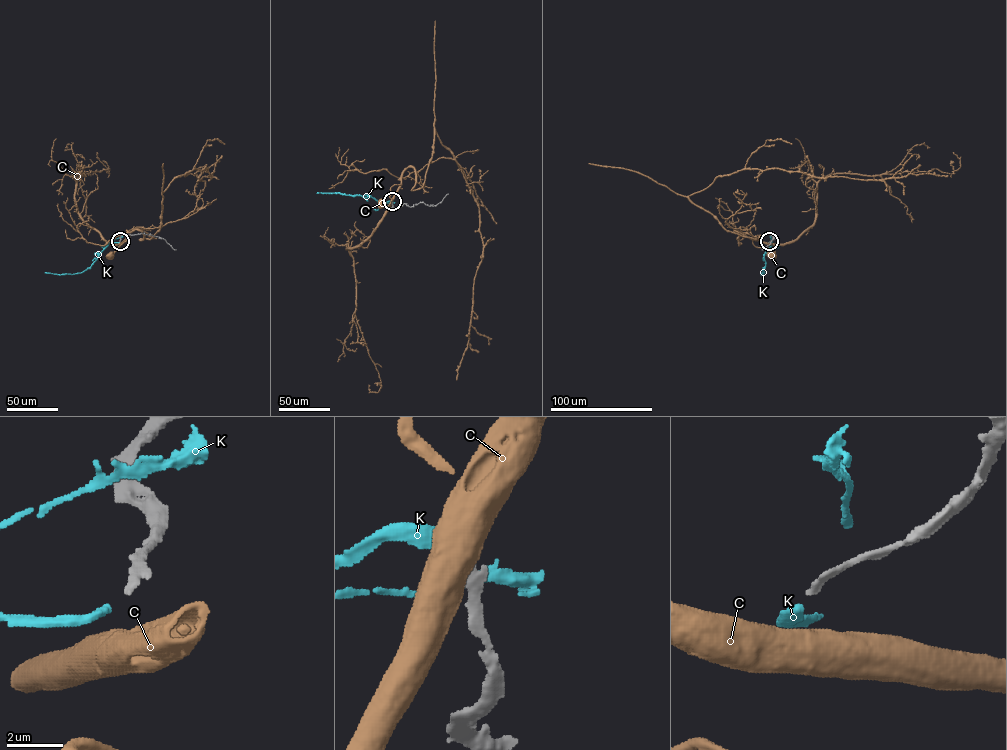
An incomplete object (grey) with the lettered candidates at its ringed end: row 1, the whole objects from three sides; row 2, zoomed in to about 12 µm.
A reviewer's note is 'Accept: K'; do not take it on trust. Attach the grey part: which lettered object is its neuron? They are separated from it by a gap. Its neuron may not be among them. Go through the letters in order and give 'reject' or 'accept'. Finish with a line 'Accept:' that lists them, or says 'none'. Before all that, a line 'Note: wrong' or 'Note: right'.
Note: right
C: reject
K: accept
Accept: K

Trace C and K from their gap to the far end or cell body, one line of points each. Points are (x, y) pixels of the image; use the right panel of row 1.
C: (769, 243), (752, 237), (756, 247), (772, 249), (774, 252), (770, 255)
K: (769, 242), (771, 245), (764, 254), (765, 265), (761, 272)

